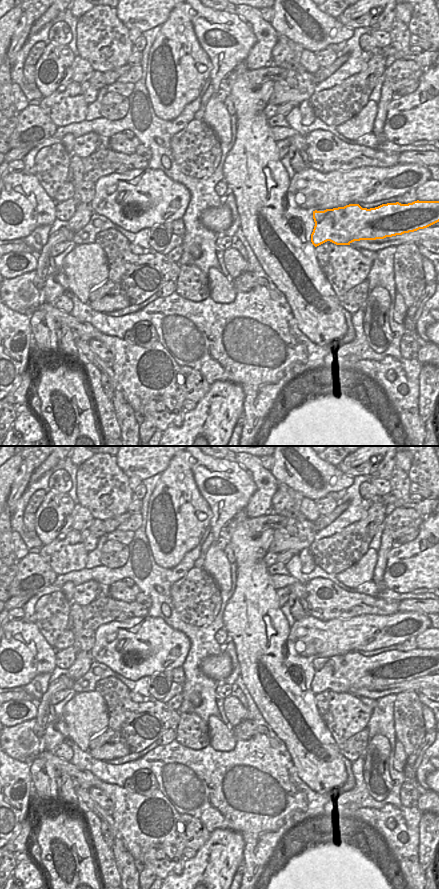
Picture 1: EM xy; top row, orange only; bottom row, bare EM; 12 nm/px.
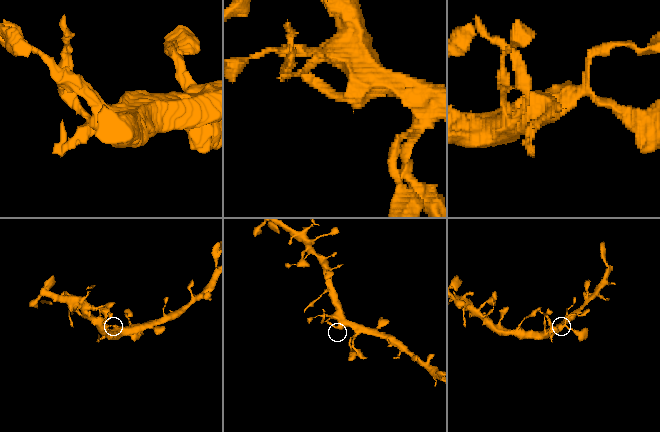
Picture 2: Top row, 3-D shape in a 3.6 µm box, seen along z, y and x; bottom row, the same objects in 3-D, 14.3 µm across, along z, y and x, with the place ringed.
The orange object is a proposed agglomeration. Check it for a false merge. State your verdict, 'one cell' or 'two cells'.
one cell

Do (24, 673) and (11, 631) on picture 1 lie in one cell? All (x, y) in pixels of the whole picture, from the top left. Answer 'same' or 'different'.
same

